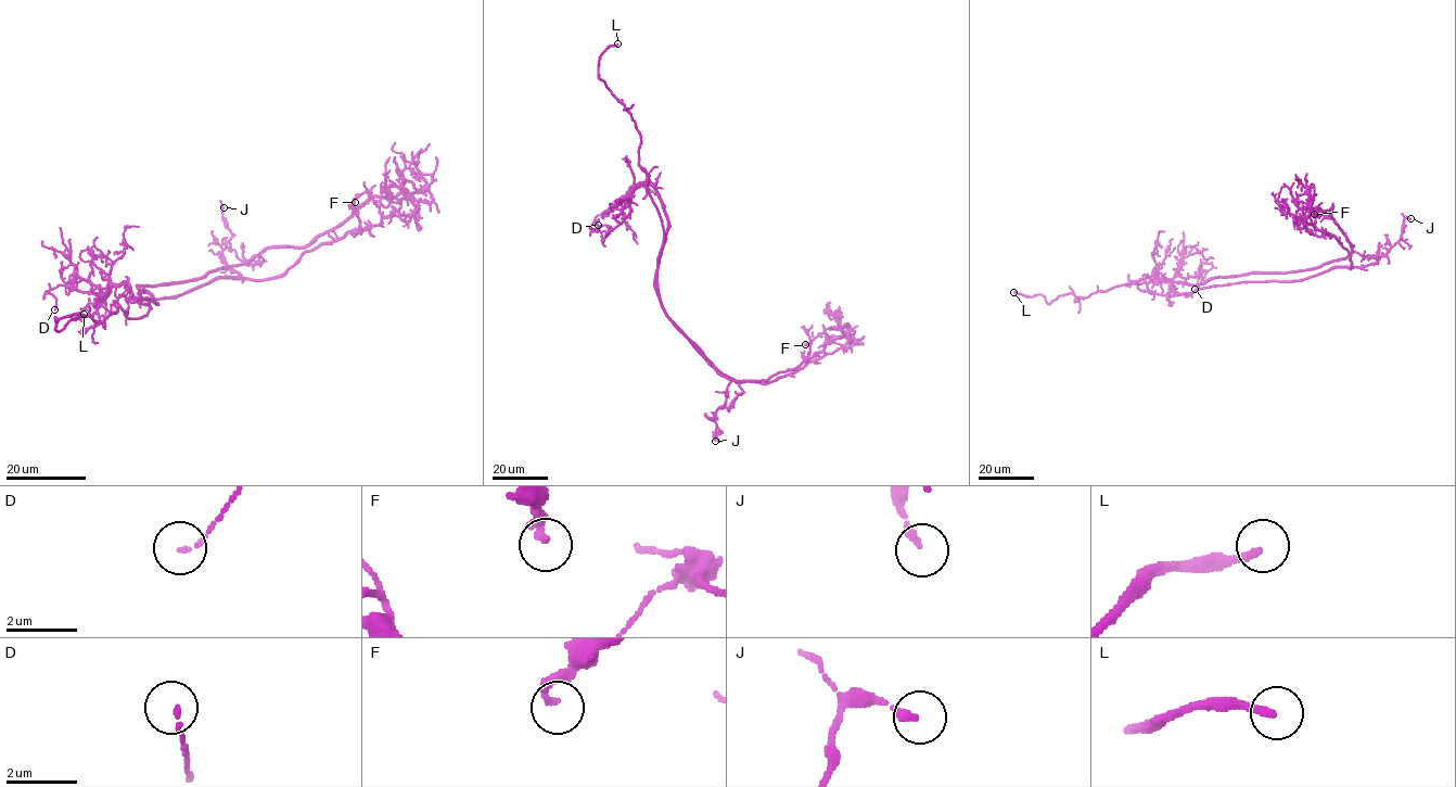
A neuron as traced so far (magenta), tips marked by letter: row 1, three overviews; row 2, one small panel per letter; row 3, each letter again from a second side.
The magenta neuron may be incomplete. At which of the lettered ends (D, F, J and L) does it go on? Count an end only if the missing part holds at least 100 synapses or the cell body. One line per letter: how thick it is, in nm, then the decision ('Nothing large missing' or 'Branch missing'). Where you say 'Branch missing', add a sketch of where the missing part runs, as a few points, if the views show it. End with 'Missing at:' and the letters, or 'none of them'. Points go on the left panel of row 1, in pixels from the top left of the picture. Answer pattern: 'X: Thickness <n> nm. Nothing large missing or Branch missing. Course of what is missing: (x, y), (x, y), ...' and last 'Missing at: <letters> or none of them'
D: Thickness 110 nm. Nothing large missing
F: Thickness 280 nm. Nothing large missing
J: Thickness 200 nm. Nothing large missing
L: Thickness 200 nm. Branch missing
Missing at: L

